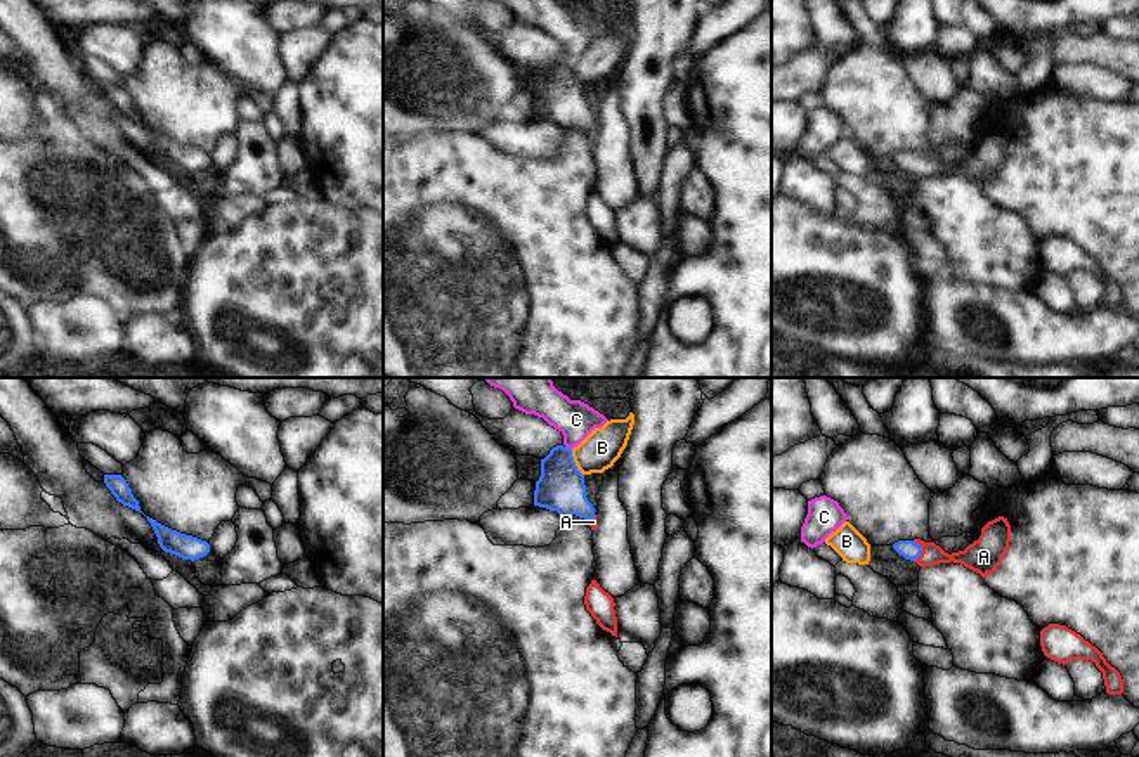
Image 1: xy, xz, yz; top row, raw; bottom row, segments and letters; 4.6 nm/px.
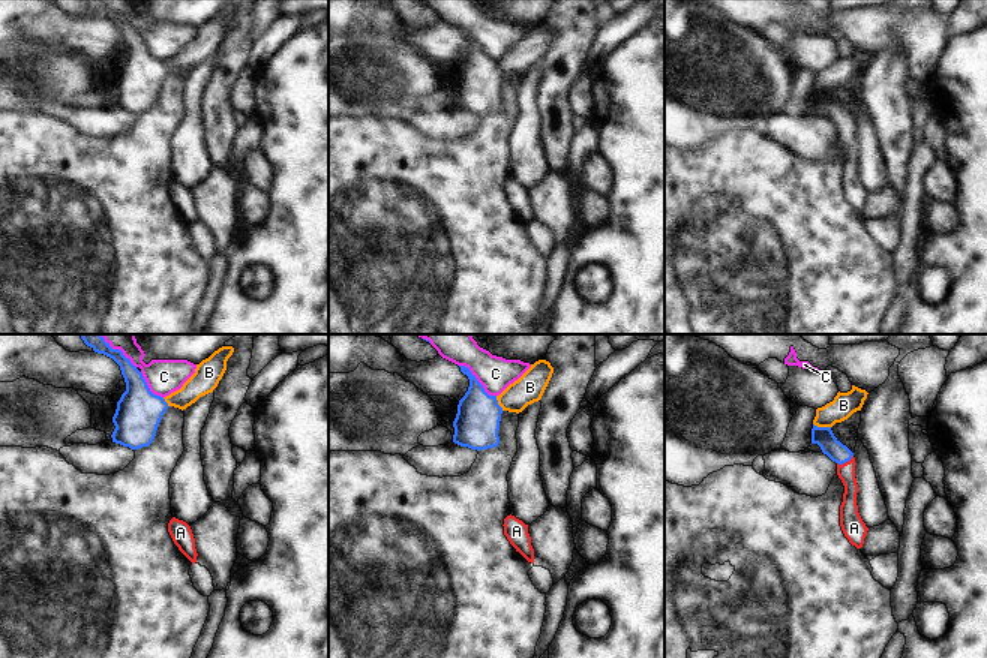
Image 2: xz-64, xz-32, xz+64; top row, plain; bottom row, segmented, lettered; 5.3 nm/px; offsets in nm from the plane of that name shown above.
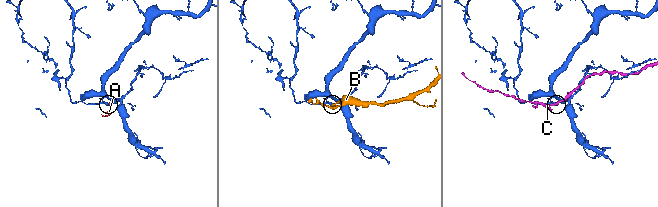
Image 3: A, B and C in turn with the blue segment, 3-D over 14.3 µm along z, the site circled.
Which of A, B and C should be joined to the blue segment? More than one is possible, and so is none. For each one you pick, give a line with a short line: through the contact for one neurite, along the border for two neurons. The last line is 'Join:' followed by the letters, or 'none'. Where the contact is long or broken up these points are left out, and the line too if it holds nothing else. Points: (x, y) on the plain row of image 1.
A: Line: yz (909, 161), (921, 163), (940, 168), (975, 168)
Join: A

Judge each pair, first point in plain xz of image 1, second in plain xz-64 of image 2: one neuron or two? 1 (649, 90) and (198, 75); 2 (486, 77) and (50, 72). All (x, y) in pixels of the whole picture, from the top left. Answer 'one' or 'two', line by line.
1: two
2: one

